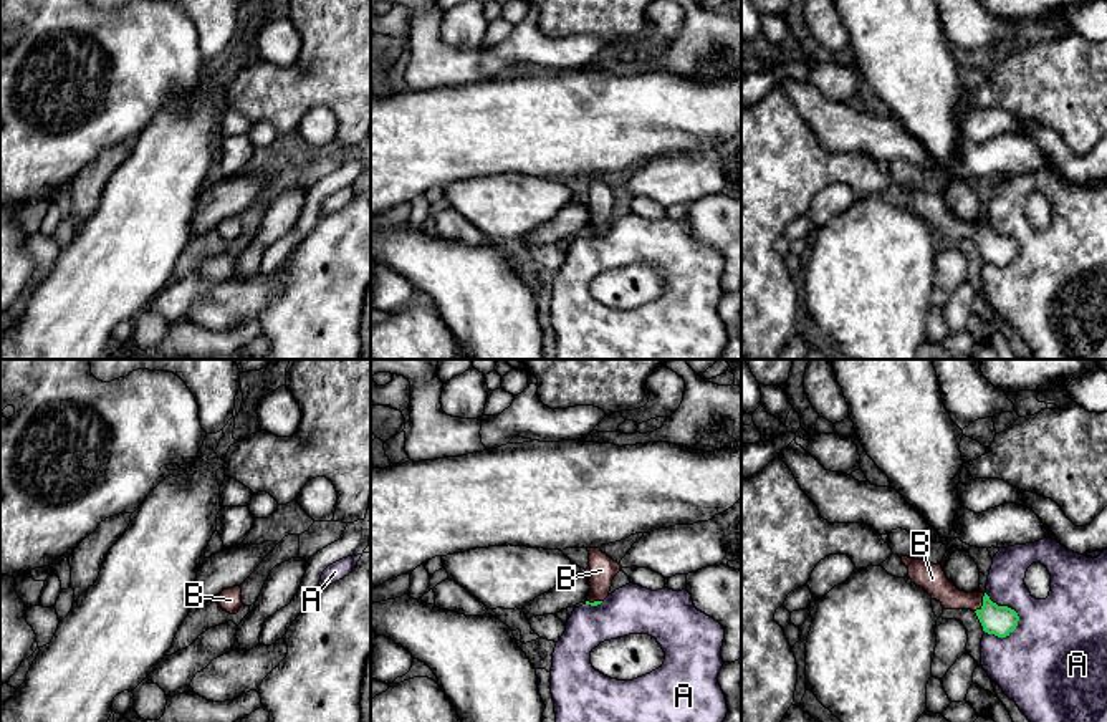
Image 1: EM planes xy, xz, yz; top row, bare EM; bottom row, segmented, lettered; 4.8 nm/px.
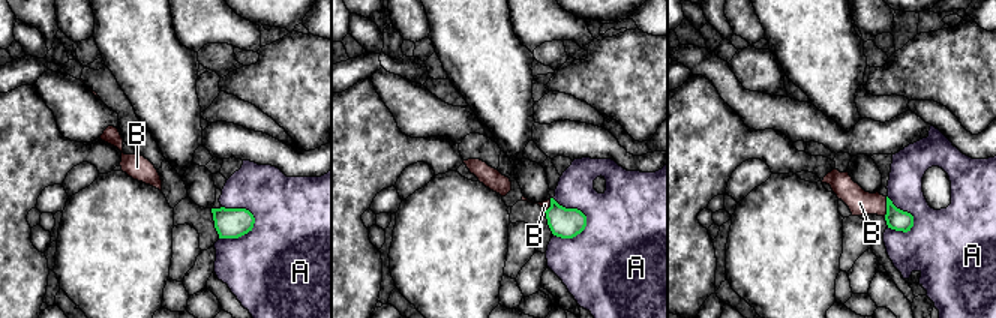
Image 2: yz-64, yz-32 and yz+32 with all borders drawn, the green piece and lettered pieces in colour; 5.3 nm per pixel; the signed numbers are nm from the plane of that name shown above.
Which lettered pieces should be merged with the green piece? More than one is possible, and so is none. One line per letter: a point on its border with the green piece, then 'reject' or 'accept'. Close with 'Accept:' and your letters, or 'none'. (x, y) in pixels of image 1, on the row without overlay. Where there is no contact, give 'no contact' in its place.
A: contact yz (1013, 239); reject
B: contact yz (983, 232); accept
Accept: B

